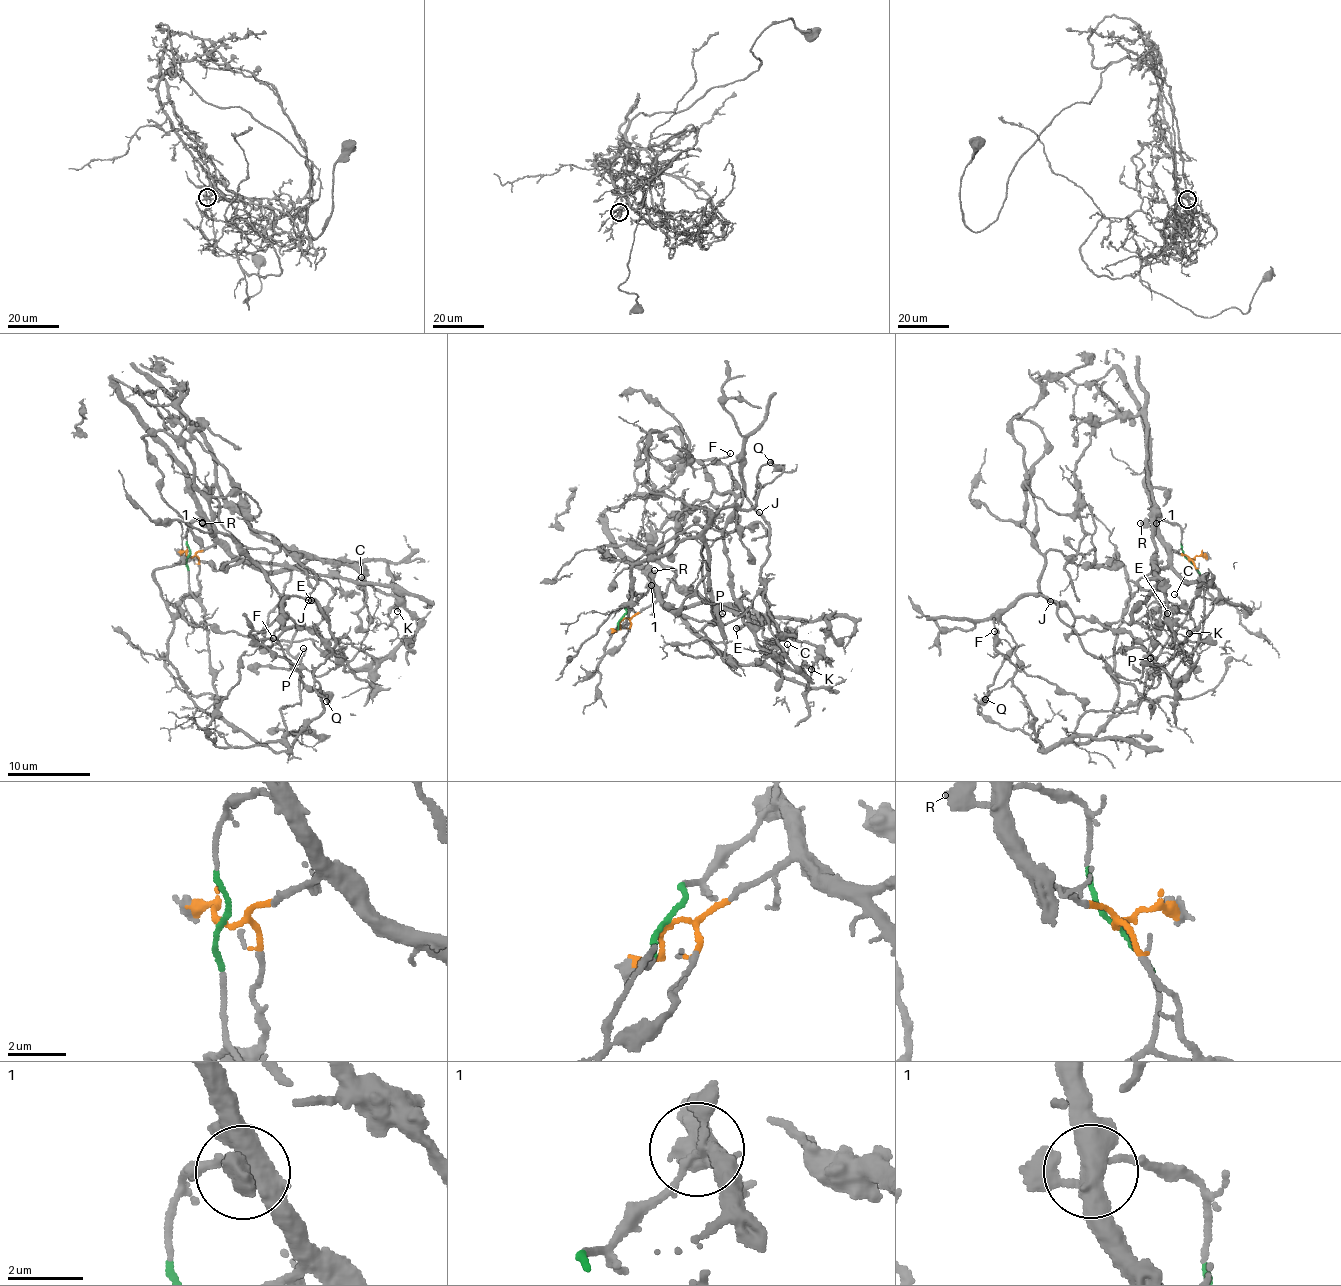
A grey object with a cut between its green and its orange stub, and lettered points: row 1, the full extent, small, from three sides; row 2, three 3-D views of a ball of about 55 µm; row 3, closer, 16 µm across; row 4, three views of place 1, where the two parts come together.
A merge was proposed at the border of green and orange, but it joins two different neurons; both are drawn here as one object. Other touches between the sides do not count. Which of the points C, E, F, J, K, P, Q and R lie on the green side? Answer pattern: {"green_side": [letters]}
{"green_side": ["C", "F", "J", "P", "Q", "R"]}

